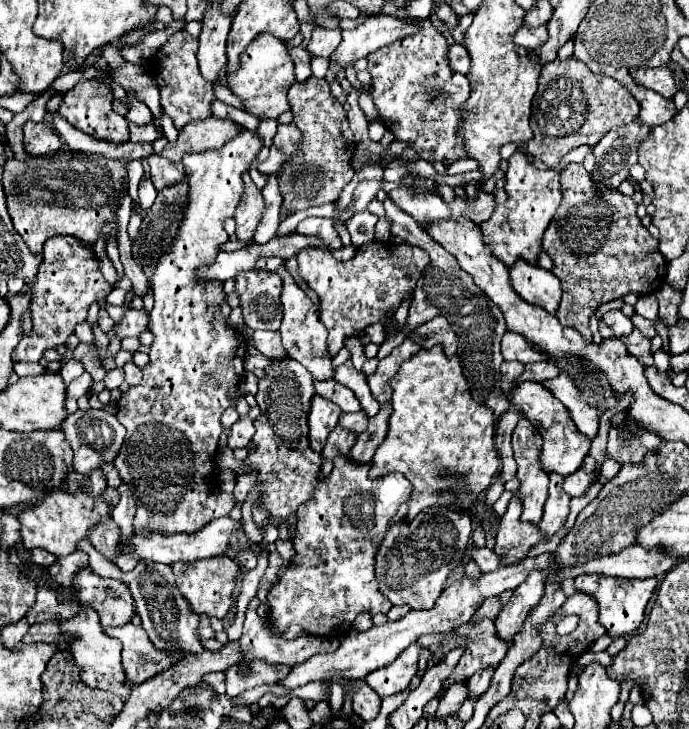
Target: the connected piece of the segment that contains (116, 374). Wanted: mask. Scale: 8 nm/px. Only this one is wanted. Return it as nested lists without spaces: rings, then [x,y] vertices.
[[[112,369],[112,371],[108,371],[106,377],[104,377],[104,387],[106,387],[108,391],[112,391],[112,389],[118,389],[122,381],[124,381],[124,371],[122,371],[122,369]]]

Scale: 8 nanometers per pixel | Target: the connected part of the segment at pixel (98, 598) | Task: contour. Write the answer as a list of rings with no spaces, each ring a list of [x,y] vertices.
[[[90,567],[76,573],[73,579],[74,591],[79,599],[100,615],[104,623],[126,625],[132,621],[132,613],[136,613],[134,599],[130,589],[118,579],[104,578],[95,574]]]

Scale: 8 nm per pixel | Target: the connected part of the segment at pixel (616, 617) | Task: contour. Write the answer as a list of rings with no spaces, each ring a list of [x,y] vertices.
[[[580,575],[574,579],[574,589],[578,593],[586,593],[596,599],[600,623],[606,627],[606,633],[610,637],[626,637],[638,631],[638,627],[644,621],[644,609],[656,589],[658,579],[616,579],[616,577],[600,577],[600,575]]]

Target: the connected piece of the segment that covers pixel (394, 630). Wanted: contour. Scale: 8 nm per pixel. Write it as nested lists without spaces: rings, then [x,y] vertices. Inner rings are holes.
[[[524,559],[518,565],[510,565],[510,567],[498,567],[496,571],[490,573],[482,573],[480,579],[472,581],[472,579],[464,579],[464,581],[456,581],[452,585],[448,585],[442,595],[436,599],[436,605],[428,611],[410,611],[406,617],[402,617],[400,621],[394,623],[386,623],[382,627],[372,627],[370,631],[364,633],[356,633],[354,629],[342,639],[340,647],[332,653],[320,653],[320,657],[308,657],[308,661],[302,661],[300,665],[292,665],[290,673],[278,681],[278,685],[286,687],[286,689],[298,689],[310,681],[338,681],[342,677],[354,677],[354,679],[364,679],[368,673],[372,673],[374,669],[380,669],[388,663],[392,663],[408,645],[416,643],[416,639],[420,635],[426,633],[446,633],[452,631],[458,625],[464,625],[472,619],[472,615],[476,613],[476,609],[480,607],[480,603],[488,597],[500,595],[506,589],[516,589],[516,585],[524,583],[524,577],[528,577],[528,559]]]

